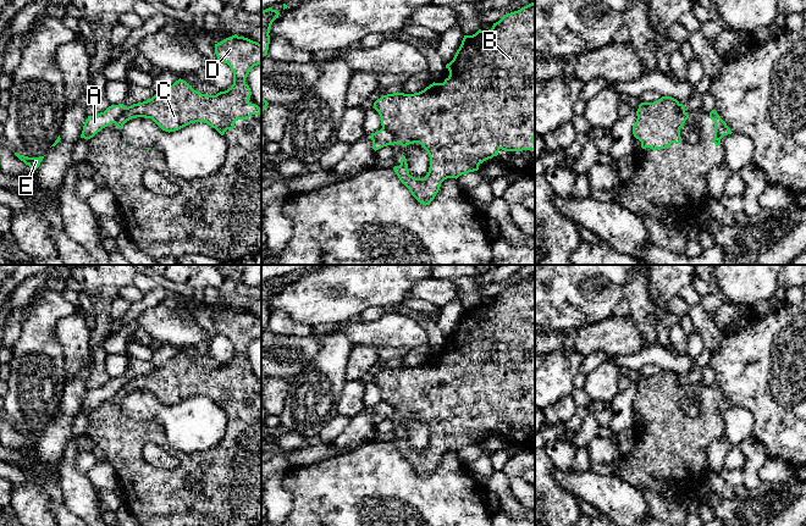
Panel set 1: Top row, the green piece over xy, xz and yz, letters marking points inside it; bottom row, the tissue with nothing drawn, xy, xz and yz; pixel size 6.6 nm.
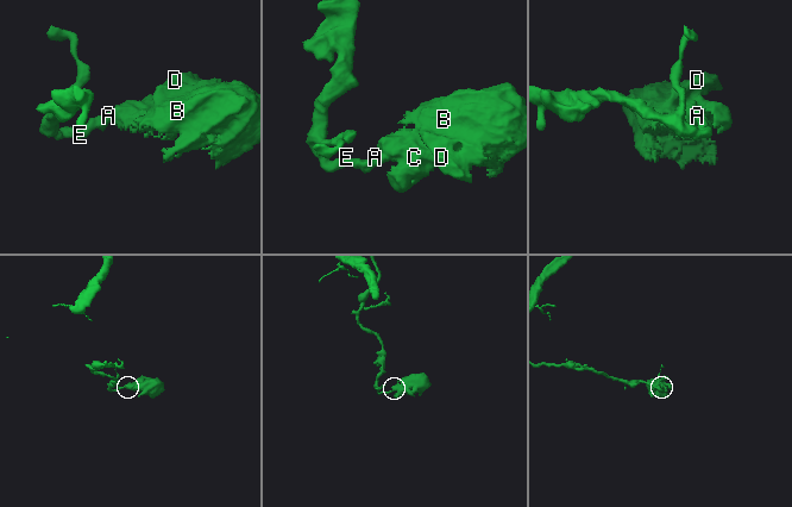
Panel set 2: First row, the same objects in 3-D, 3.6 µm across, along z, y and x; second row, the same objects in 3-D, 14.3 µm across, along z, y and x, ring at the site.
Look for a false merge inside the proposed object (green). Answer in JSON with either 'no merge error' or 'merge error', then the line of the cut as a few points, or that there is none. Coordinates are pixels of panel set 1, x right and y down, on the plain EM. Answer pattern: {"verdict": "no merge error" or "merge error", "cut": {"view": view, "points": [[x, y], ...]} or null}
{"verdict": "merge error", "cut": {"view": "xz", "points": [[382, 400], [392, 408], [392, 417]]}}

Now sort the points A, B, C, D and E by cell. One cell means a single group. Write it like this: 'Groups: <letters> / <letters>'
Groups: A E / B C D

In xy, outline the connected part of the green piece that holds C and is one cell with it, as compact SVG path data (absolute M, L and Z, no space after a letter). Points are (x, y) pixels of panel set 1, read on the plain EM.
M234 308L215 317L215 327L219 334L227 337L233 344L233 358L227 364L216 369L202 367L180 351L164 366L155 367L147 375L126 381L114 397L122 403L123 398L131 392L145 391L151 392L162 404L170 406L191 397L205 395L223 409L227 403L234 402L236 394L249 393L252 388L260 388L259 380L249 376L252 365L245 356L245 351L254 339L261 338L261 317Z

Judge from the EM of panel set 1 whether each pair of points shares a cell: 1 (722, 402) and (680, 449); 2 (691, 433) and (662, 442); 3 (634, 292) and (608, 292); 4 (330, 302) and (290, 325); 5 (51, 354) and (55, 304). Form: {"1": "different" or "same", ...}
{"1": "same", "2": "same", "3": "different", "4": "different", "5": "same"}

